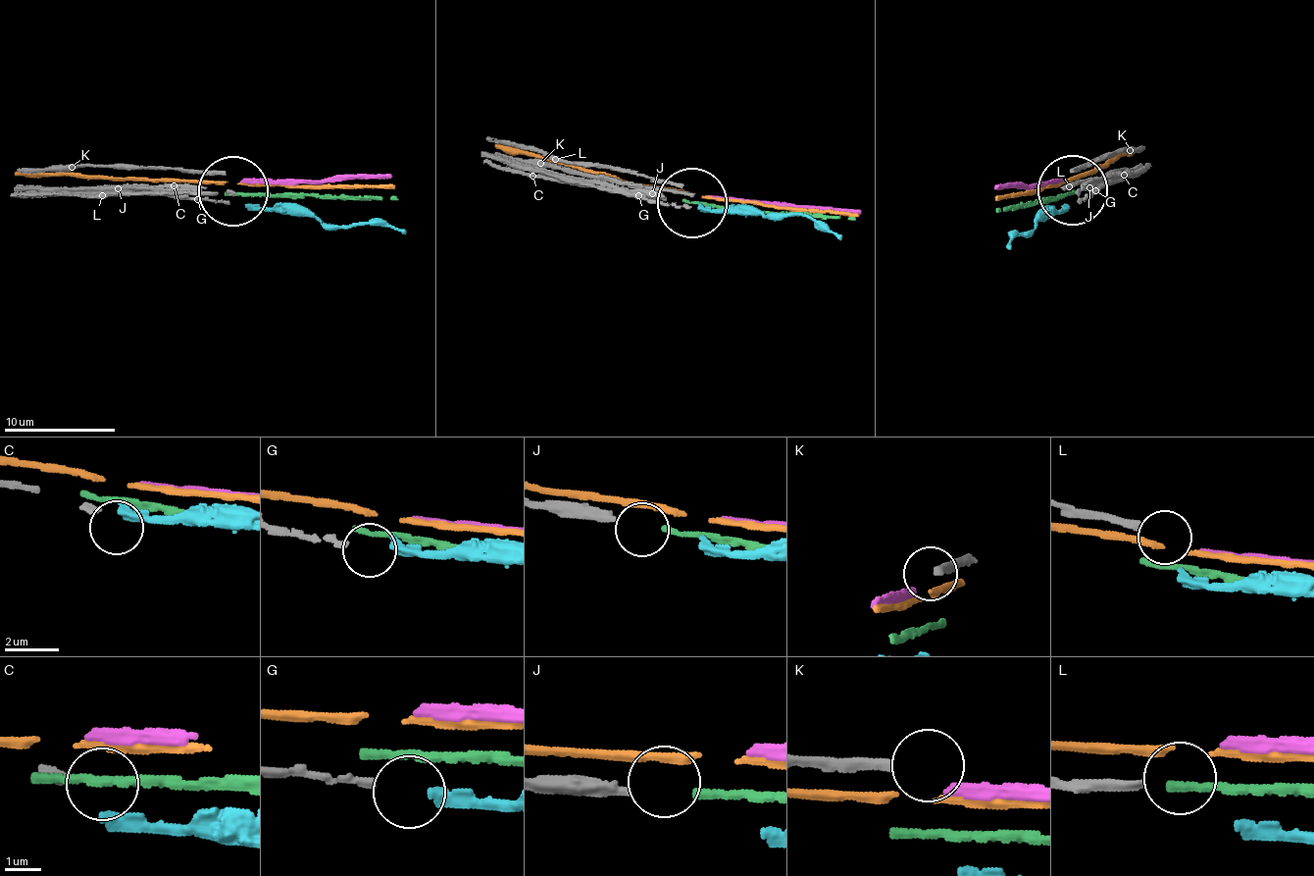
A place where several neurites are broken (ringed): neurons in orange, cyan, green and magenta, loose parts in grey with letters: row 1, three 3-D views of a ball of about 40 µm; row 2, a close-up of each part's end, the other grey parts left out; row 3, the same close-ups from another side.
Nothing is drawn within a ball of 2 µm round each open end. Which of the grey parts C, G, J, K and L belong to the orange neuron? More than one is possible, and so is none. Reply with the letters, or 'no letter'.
no letter

